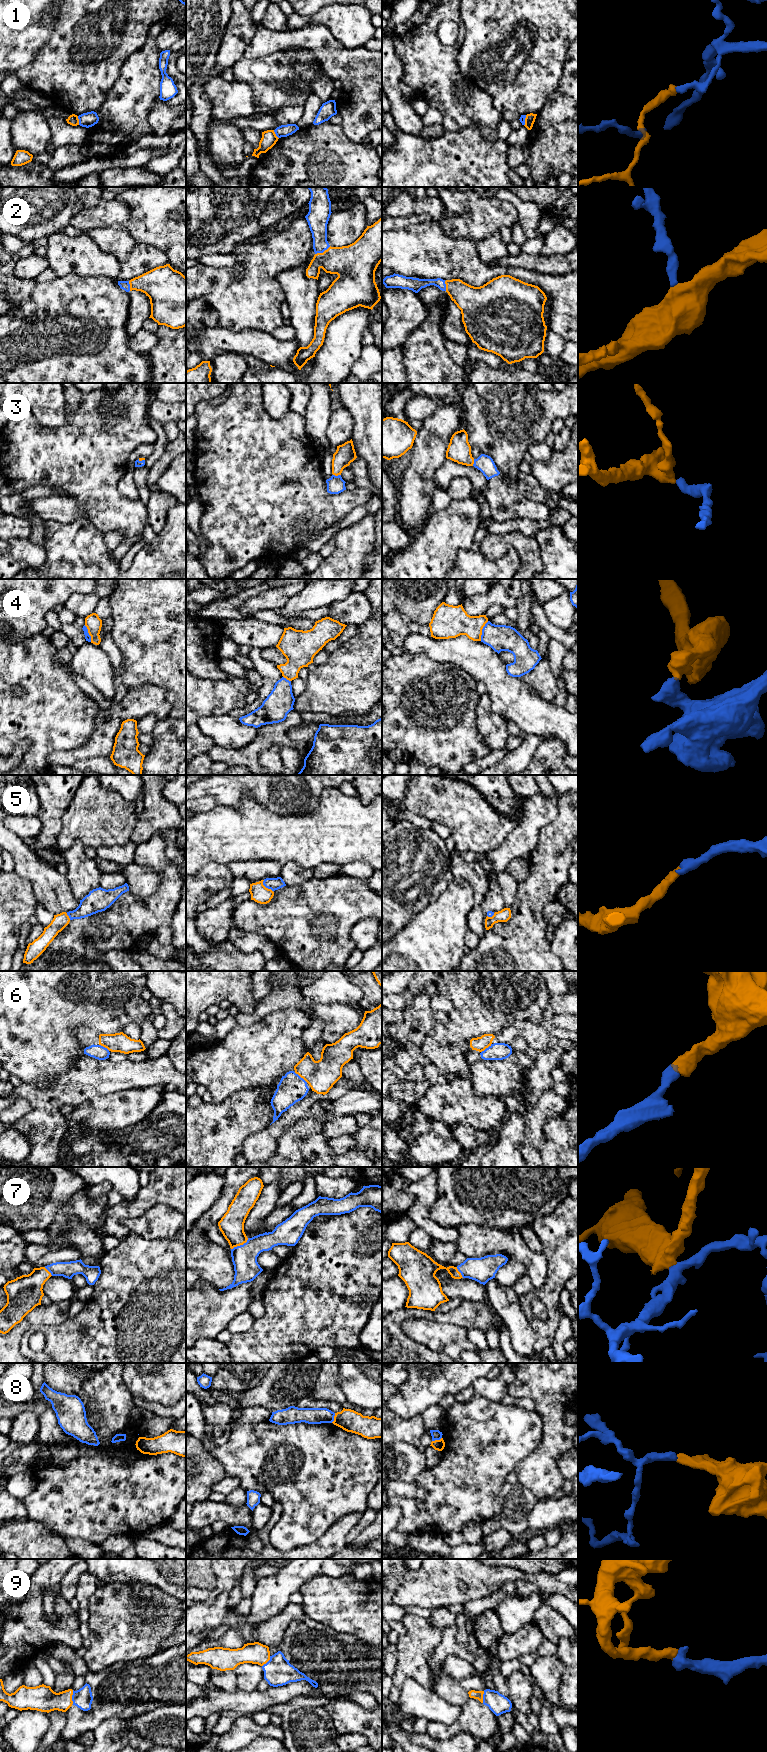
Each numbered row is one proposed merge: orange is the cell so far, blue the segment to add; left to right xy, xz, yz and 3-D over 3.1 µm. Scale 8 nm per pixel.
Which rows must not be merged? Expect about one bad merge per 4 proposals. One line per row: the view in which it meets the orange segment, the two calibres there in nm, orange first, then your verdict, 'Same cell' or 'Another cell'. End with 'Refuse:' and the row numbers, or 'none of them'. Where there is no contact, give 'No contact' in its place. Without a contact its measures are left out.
1: Touches orange in xy. Thickness 90 nm (orange) against 120 nm. Another cell
2: Touches orange in xz. Thickness 300 nm (orange) against 150 nm. Same cell
3: Touches orange in xz. Thickness 160 nm (orange) against 140 nm. Same cell
4: Touches orange in yz. Thickness 260 nm (orange) against 200 nm. Another cell
5: Touches orange in xz. Thickness 140 nm (orange) against 100 nm. Same cell
6: Touches orange in xz. Thickness 240 nm (orange) against 220 nm. Another cell
7: Touches orange in xz. Thickness 200 nm (orange) against 200 nm. Same cell
8: Touches orange in xz. Thickness 180 nm (orange) against 130 nm. Another cell
9: Touches orange in xy. Thickness 220 nm (orange) against 160 nm. Same cell
Refuse: 1, 4, 6, 8

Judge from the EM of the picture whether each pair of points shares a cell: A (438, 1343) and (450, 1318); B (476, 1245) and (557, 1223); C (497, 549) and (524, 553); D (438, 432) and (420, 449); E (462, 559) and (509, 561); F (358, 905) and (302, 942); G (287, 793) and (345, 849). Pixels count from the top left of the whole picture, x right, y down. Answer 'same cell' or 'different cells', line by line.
A: different cells
B: different cells
C: same cell
D: same cell
E: same cell
F: same cell
G: different cells

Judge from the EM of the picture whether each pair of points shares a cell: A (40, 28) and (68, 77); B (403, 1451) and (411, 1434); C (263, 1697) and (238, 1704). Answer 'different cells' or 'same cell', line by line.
A: different cells
B: different cells
C: same cell

